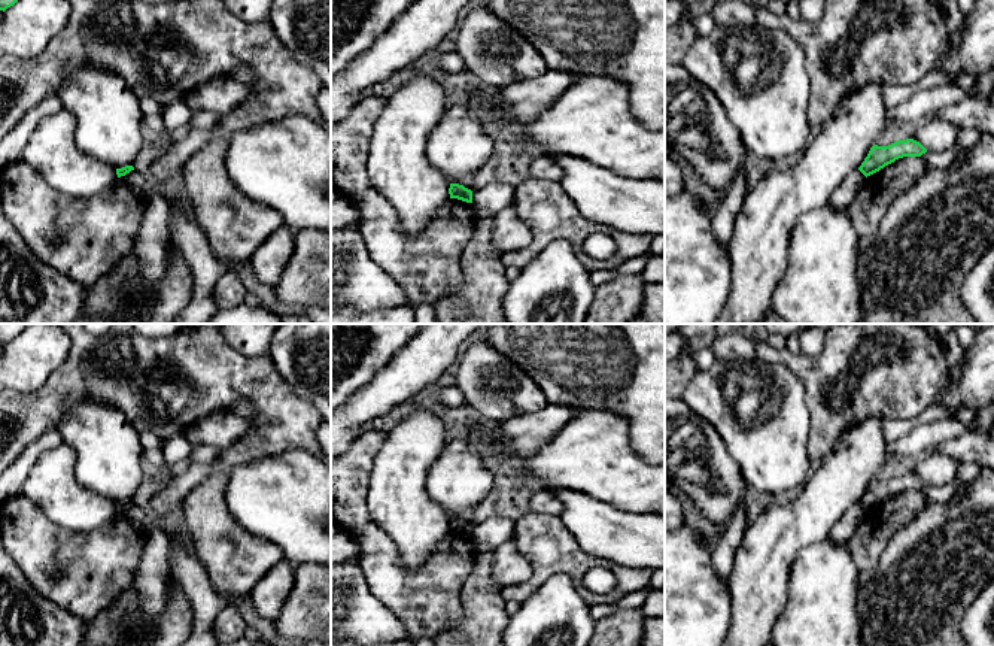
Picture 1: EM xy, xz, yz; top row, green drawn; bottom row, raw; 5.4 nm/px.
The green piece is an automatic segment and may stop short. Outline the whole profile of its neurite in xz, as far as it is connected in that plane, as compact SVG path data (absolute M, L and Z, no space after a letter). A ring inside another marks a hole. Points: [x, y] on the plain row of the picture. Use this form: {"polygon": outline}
{"polygon": "M450 518L450 533L458 533L466 537L472 537L472 525L459 518Z"}

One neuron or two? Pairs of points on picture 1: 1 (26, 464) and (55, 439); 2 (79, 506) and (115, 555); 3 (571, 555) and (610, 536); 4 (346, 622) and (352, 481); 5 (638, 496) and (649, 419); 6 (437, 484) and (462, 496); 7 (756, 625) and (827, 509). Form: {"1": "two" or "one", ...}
{"1": "one", "2": "two", "3": "two", "4": "two", "5": "two", "6": "one", "7": "one"}

